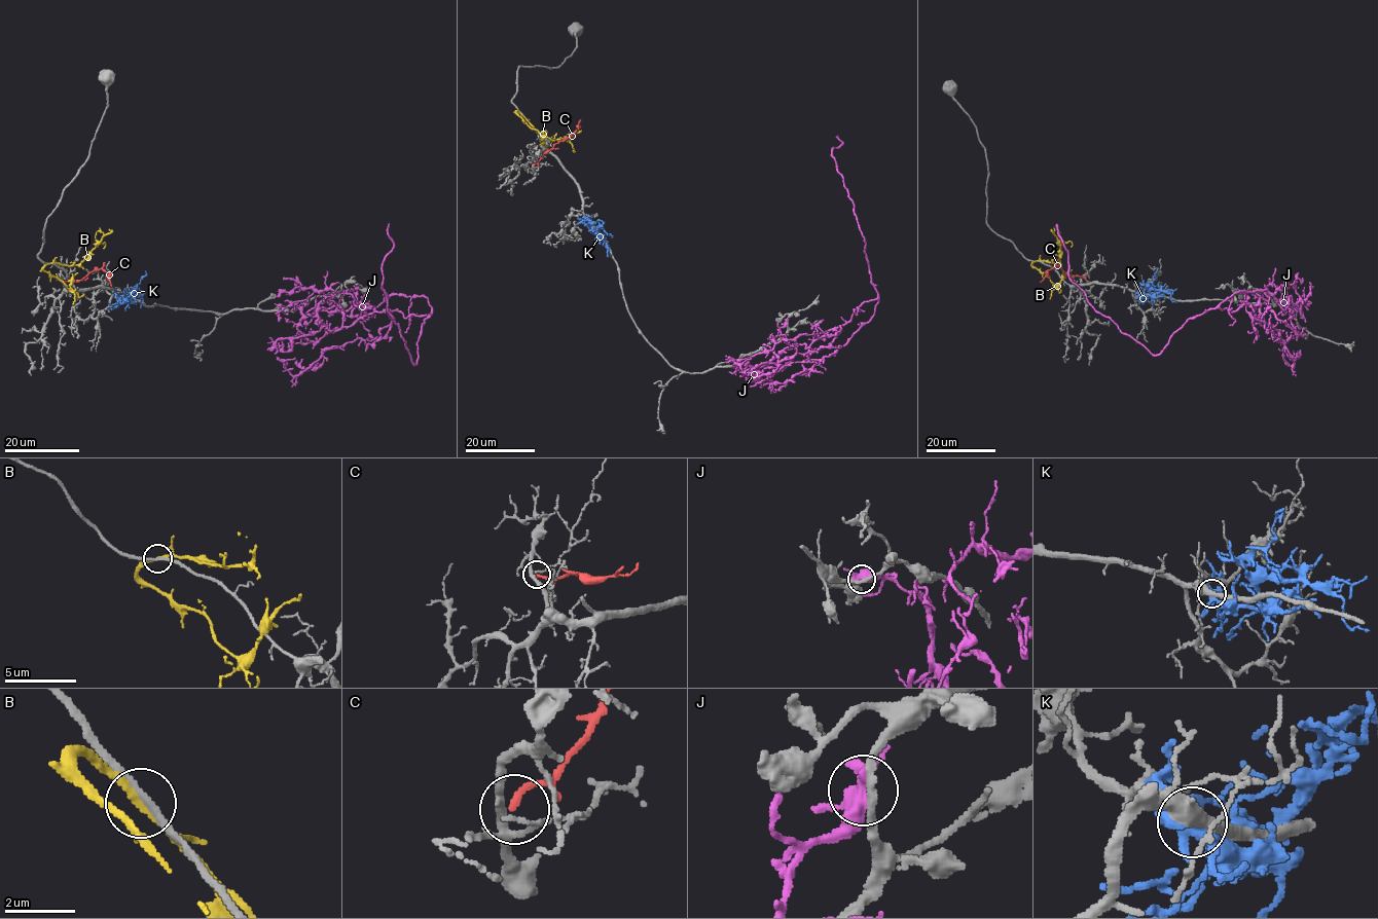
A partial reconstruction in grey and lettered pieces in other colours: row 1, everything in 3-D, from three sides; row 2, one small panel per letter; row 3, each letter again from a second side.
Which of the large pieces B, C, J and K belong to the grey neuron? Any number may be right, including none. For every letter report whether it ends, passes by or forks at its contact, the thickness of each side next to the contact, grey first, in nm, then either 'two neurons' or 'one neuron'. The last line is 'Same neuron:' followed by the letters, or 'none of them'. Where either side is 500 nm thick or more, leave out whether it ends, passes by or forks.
B: it passes by; calibres 200 and 180 nm; two neurons
C: it ends; calibres 80 and 190 nm; two neurons
J: it forks; calibres 240 and 380 nm; two neurons
K: it forks; calibres 440 and 320 nm; two neurons
Same neuron: none of them

